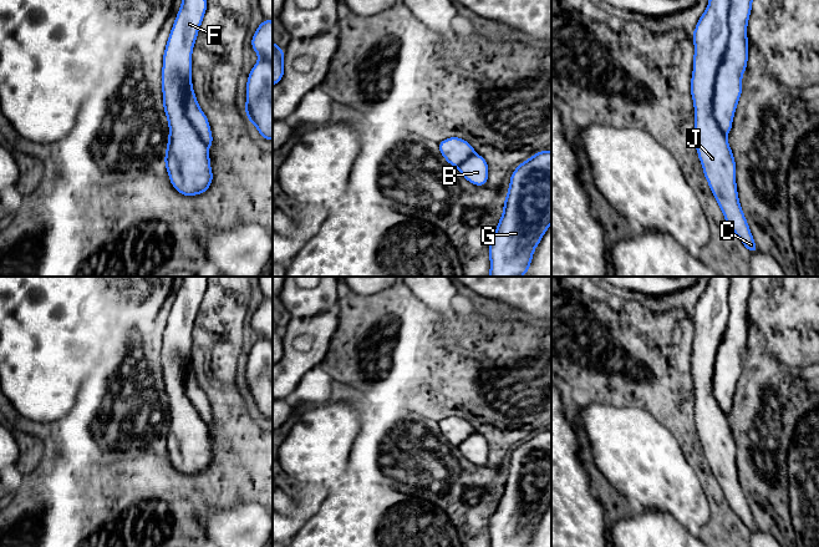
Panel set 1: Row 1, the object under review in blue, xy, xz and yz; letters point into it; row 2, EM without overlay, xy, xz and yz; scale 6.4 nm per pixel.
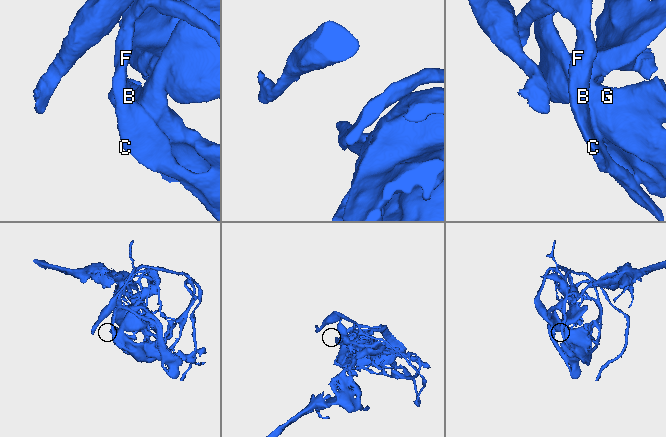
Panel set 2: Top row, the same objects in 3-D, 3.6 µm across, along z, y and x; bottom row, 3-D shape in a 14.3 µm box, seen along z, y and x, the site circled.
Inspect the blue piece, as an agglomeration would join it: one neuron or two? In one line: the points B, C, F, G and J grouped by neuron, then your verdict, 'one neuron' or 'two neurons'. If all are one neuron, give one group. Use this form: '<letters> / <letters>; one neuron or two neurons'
B C F G J; one neuron

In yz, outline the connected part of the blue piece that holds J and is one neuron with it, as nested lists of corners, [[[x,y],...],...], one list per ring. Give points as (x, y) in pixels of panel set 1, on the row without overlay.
[[[709,277],[708,285],[692,313],[695,336],[690,368],[695,384],[695,421],[703,452],[727,503],[753,533],[759,528],[738,480],[736,441],[726,417],[731,411],[733,394],[742,373],[742,354],[747,346],[749,330],[747,303],[752,280],[753,277]]]

